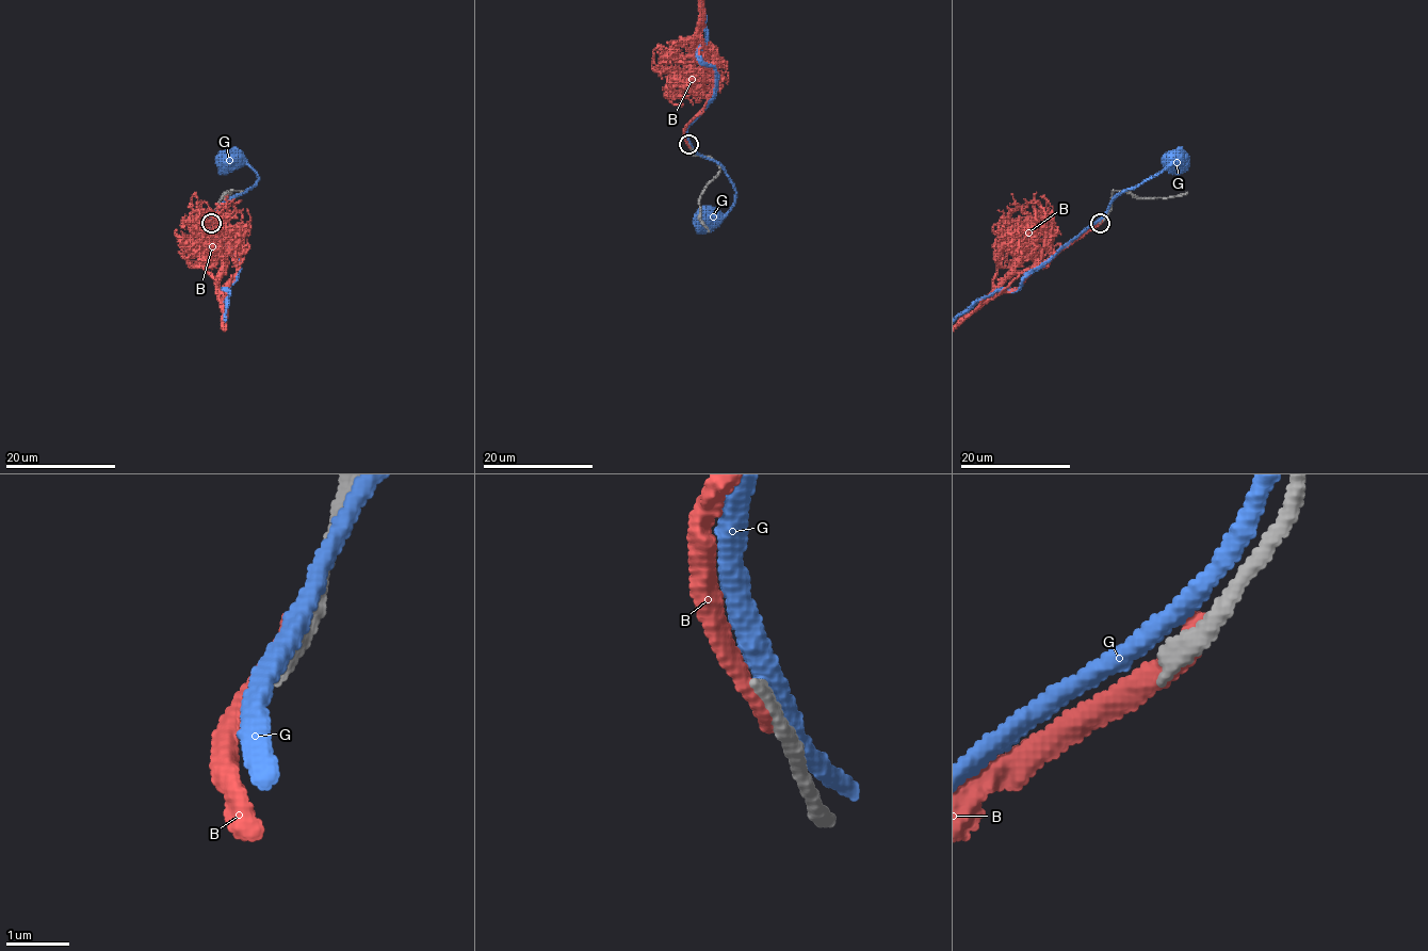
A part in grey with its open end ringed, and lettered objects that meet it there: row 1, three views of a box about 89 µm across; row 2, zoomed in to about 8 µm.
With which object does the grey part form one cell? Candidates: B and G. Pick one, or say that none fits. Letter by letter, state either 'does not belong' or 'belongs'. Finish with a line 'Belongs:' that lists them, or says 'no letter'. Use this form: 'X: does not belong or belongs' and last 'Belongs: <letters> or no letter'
B: does not belong
G: does not belong
Belongs: no letter

